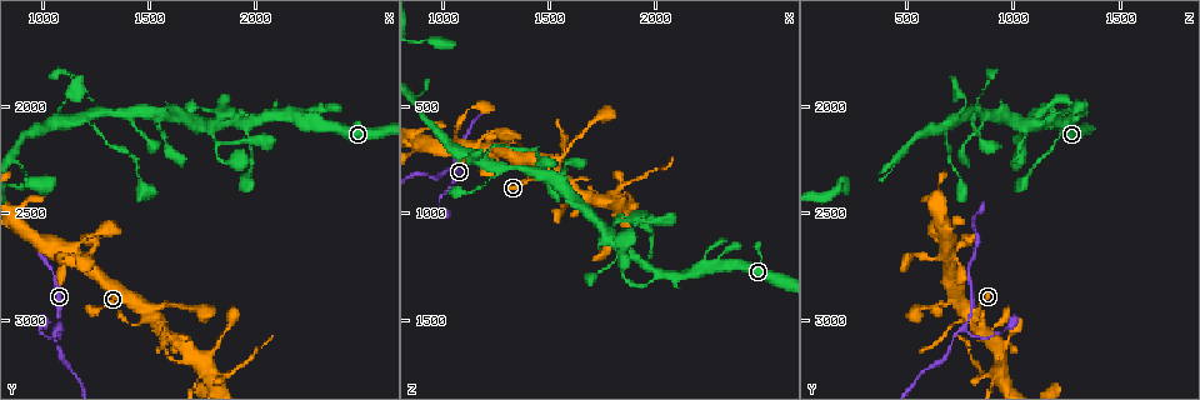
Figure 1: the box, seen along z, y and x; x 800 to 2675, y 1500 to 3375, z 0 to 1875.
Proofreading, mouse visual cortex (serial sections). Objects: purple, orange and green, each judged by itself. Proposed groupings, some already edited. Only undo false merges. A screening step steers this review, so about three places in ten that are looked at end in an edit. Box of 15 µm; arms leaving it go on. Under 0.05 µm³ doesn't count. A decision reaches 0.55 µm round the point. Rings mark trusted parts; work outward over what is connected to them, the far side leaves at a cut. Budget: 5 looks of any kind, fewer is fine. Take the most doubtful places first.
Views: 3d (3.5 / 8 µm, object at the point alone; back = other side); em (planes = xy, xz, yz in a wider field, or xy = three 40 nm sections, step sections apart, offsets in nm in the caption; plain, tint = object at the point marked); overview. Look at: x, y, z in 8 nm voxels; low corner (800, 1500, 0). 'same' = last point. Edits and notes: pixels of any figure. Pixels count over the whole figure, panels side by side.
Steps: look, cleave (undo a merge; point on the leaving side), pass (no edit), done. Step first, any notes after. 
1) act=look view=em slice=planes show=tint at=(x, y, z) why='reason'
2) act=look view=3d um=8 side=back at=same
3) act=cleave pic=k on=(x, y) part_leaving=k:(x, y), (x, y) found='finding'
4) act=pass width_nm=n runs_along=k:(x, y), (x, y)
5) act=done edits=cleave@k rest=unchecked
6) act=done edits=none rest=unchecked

act=look view=3d um=3.5 at=(1070, 3020, 770) why='three-way junction'

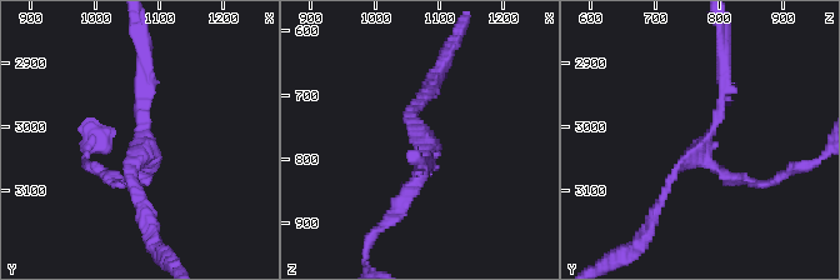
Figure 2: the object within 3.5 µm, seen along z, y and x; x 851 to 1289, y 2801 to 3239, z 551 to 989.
act=look view=em slice=xy step=3 show=tint at=(1075, 3030, 770) arms=3 arm_widths_nm=100,150,150 why='need the tissue'

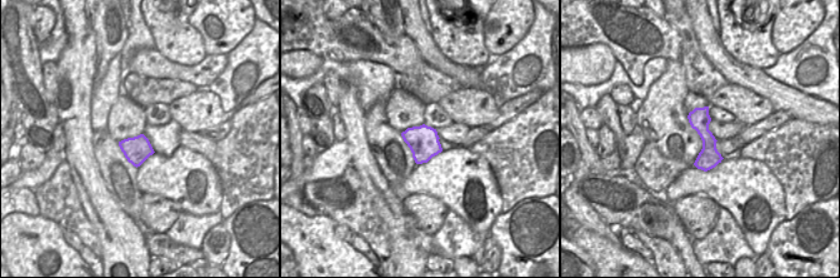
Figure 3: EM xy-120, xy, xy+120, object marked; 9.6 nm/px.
act=look view=em slice=planes show=tint at=same why='cut it another way'

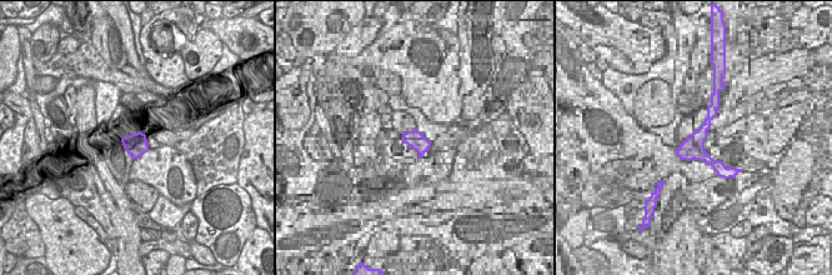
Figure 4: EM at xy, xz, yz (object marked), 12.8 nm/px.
act=pass found='all the same cell'

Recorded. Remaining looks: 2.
act=look view=em slice=xy step=1 show=tint at=(1190, 2050, 760) why='three-way junction'

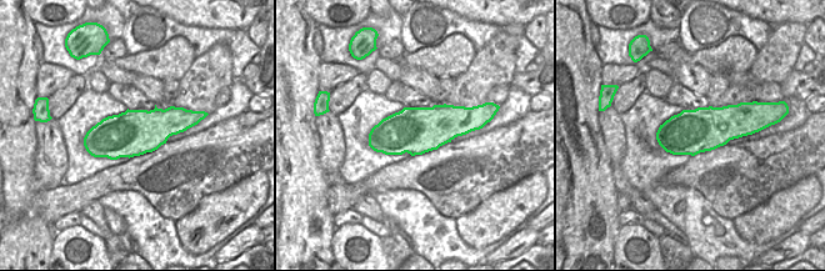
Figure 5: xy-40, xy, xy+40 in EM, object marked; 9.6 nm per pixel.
act=look view=3d um=3.5 at=same

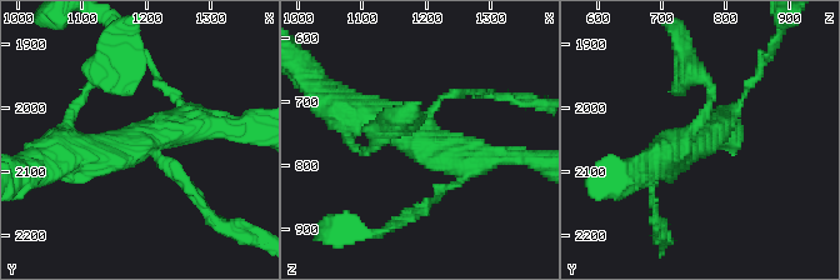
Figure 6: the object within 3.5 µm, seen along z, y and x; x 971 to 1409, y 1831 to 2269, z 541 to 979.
act=pass arms=3 runs_along=6:(494, 158), (440, 154), (345, 109) found='continuous, no second cell'

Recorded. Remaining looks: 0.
act=done edits=none rest=unchecked

